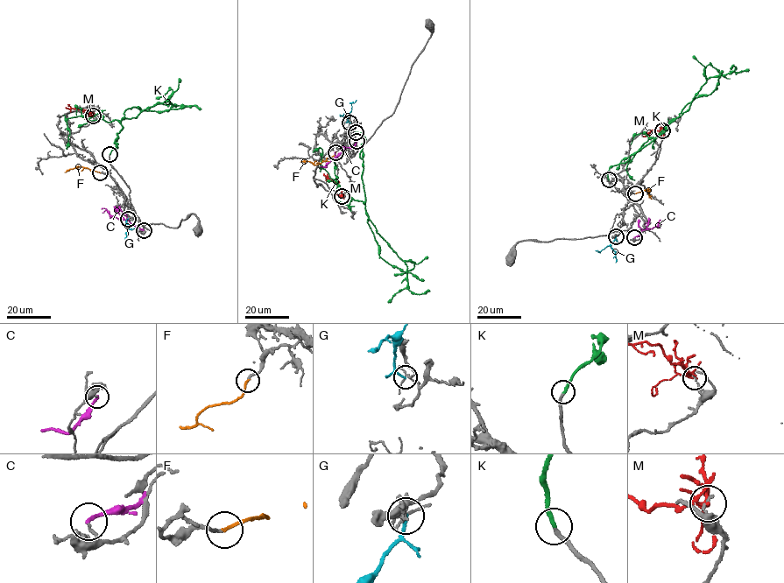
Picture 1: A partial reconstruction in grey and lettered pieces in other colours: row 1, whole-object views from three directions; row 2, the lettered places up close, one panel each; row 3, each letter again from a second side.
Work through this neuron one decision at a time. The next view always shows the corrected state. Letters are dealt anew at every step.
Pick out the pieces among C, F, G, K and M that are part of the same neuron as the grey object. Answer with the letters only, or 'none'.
F, K

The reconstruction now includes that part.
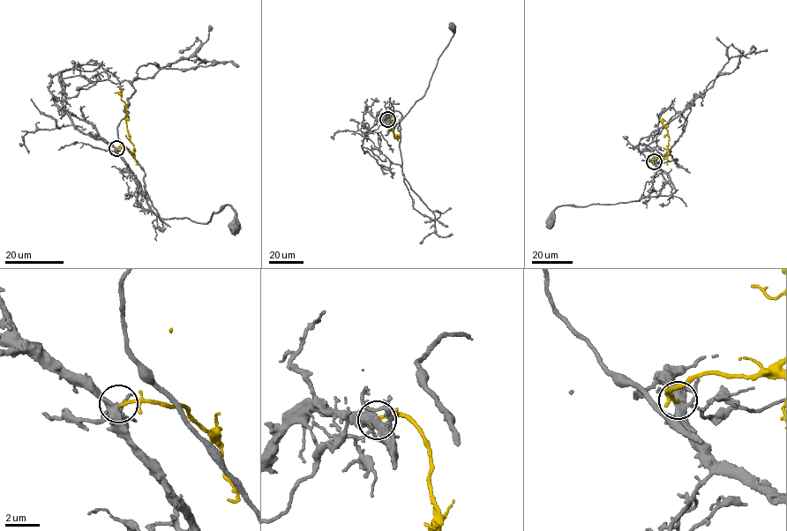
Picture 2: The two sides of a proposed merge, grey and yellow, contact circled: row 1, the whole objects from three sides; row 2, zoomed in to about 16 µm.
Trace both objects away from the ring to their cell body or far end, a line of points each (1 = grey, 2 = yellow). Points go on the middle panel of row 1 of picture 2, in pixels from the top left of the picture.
1: (386, 119), (391, 130), (422, 98), (438, 58), (453, 35), (453, 26)
2: (386, 119), (392, 122), (393, 136), (397, 138), (395, 136)

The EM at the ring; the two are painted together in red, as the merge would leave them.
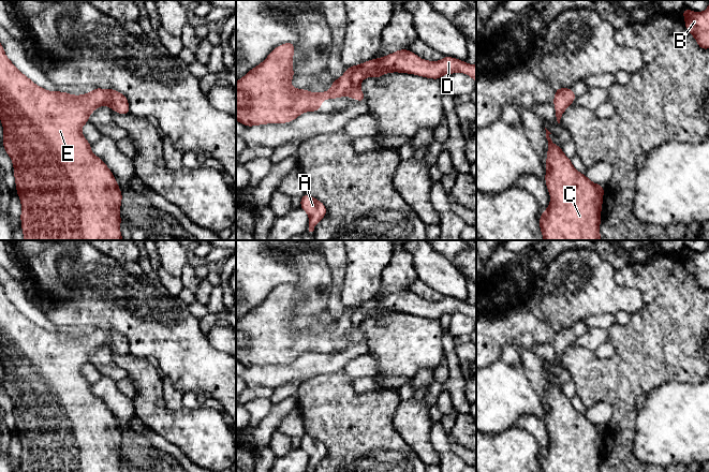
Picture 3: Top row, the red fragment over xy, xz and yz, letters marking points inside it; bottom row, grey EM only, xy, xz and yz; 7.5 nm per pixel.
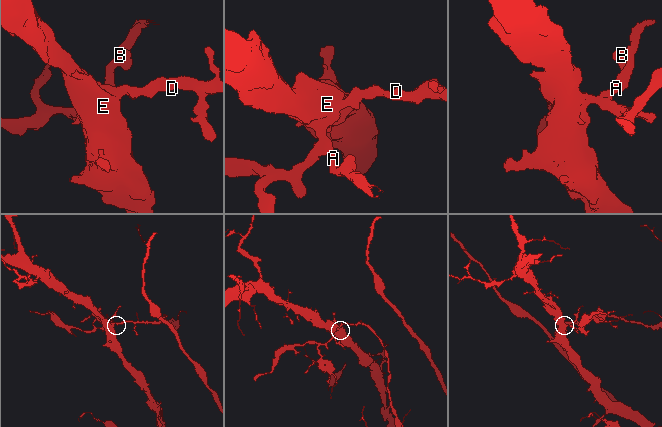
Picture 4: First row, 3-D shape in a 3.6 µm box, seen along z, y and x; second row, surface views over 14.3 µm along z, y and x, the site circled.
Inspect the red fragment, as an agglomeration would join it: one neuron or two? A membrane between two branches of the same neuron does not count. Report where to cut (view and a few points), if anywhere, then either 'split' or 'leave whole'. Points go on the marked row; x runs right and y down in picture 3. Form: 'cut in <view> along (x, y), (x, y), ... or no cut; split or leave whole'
no cut; leave whole

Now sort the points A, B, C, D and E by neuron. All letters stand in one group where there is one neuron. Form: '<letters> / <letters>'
A B C D E

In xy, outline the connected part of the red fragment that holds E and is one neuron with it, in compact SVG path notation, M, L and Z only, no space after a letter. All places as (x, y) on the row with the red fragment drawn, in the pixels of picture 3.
M0 43L0 120L3 126L3 149L14 165L13 174L15 177L16 192L21 203L20 221L24 240L123 240L120 232L120 223L122 221L120 217L122 192L119 190L113 172L101 158L91 152L91 144L82 133L82 128L85 123L89 122L91 113L103 105L107 105L120 115L131 114L127 97L115 89L92 88L91 93L73 95L57 90L48 91L38 86L13 64L6 57L4 48Z

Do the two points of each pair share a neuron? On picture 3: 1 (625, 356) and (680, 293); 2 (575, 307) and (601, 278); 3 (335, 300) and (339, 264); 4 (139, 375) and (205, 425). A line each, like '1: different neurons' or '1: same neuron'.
1: same neuron
2: same neuron
3: same neuron
4: same neuron

